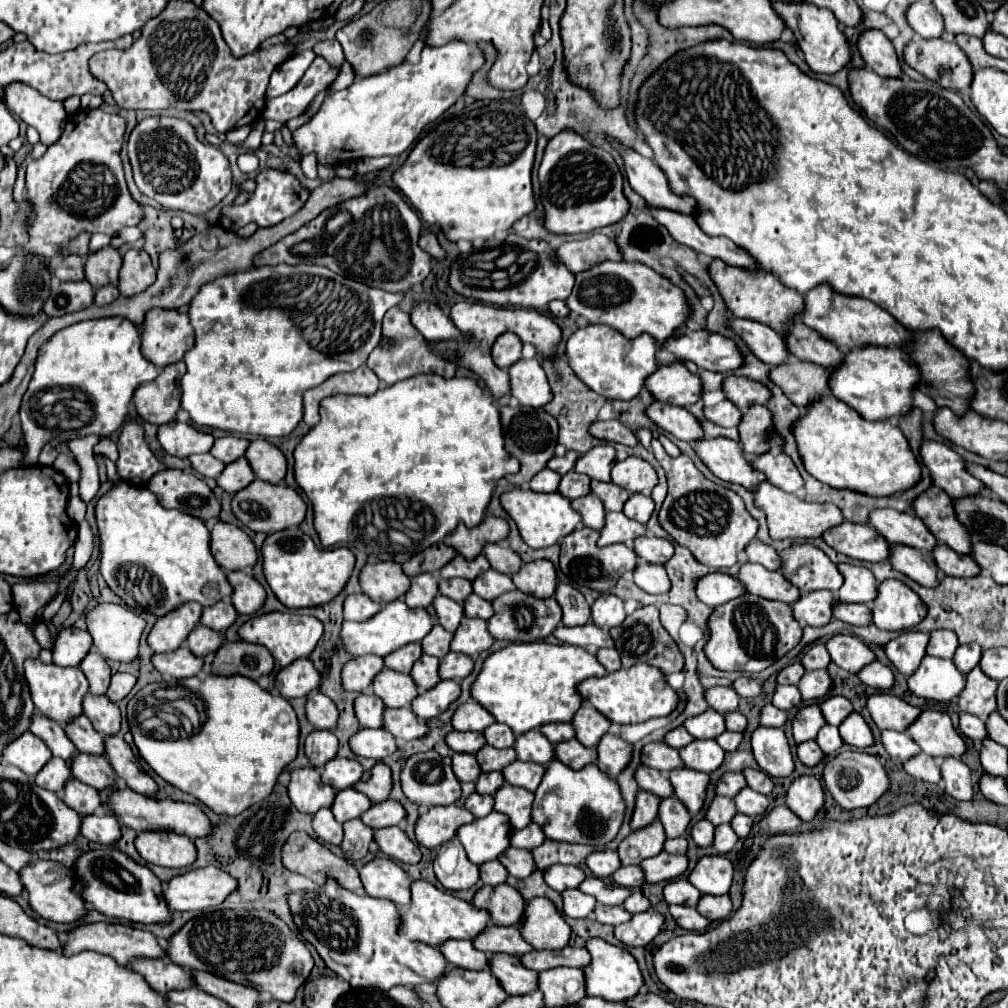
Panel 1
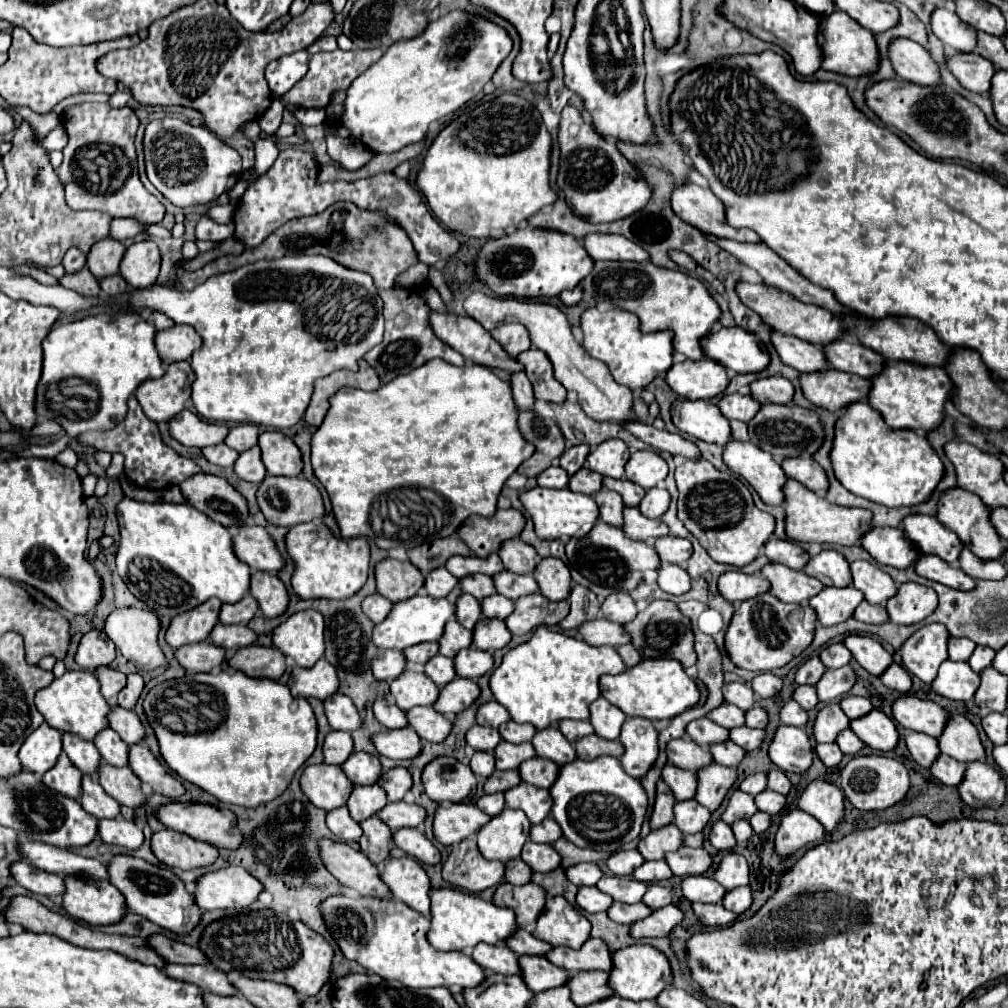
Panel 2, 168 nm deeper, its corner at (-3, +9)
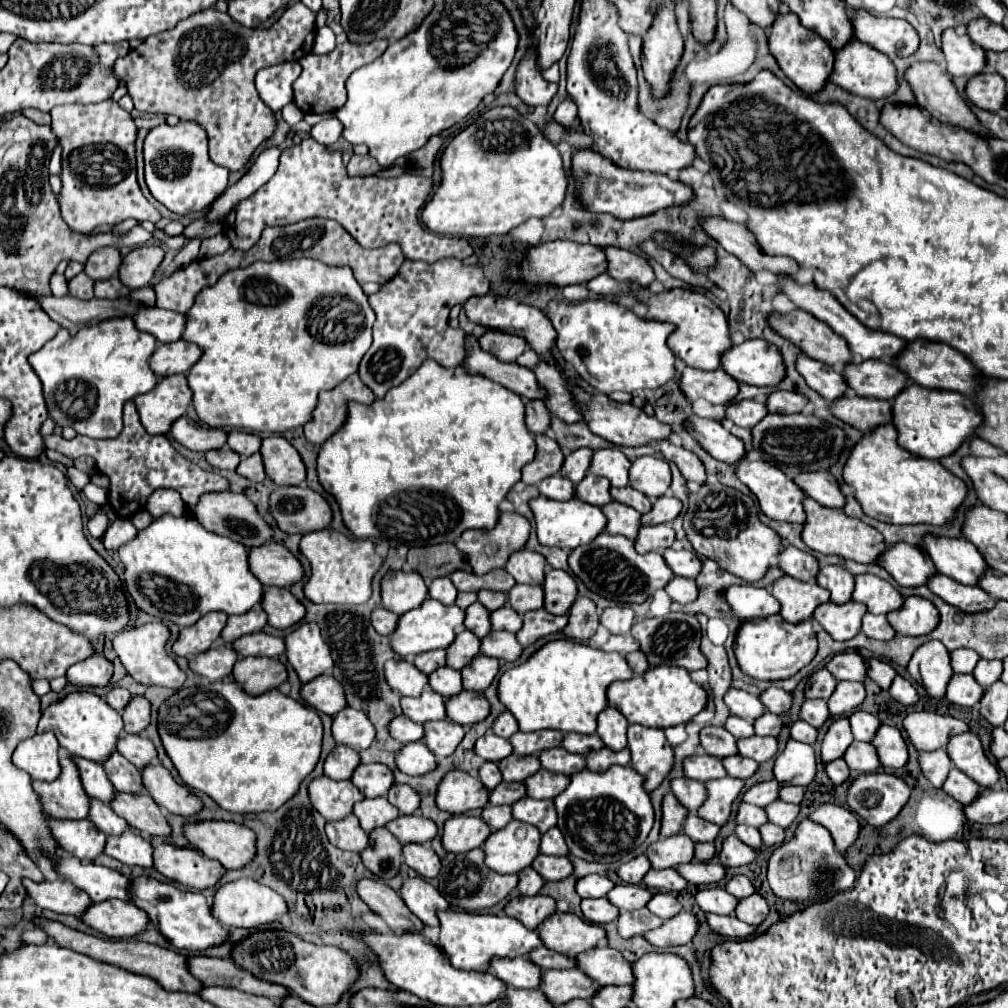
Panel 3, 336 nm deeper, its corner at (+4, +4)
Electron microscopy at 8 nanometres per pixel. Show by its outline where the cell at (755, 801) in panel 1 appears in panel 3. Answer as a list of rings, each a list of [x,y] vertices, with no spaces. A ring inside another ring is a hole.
[[[774,801],[770,805],[764,807],[768,821],[778,825],[778,827],[788,827],[790,823],[794,823],[794,819],[798,817],[800,807],[794,803],[784,803],[784,801]]]

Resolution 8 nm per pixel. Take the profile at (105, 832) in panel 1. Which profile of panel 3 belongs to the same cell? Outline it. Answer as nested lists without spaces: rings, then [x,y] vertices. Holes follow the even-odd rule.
[[[124,831],[122,835],[110,835],[106,839],[104,853],[126,863],[126,865],[140,865],[152,867],[152,845],[134,831]]]

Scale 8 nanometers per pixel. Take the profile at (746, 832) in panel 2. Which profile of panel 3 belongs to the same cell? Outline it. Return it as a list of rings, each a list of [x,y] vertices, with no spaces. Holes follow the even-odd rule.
[[[736,825],[736,837],[738,837],[738,839],[740,839],[742,843],[750,845],[752,849],[754,849],[754,847],[760,847],[760,845],[762,845],[760,833],[758,833],[758,829],[754,829],[754,827],[746,827],[746,825]]]

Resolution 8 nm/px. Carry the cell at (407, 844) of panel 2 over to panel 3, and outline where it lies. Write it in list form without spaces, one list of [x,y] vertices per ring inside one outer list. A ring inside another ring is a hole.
[[[408,843],[402,847],[402,857],[408,867],[420,873],[424,879],[432,879],[440,871],[440,859],[434,849],[426,849],[422,843]]]

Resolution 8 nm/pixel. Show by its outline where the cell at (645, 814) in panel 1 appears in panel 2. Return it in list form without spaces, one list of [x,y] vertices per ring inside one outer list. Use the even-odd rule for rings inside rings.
[[[661,780],[657,784],[657,800],[655,800],[655,808],[651,814],[651,828],[661,828],[667,824],[673,824],[673,804],[675,804],[675,796],[671,792],[669,786],[665,786],[665,782]]]

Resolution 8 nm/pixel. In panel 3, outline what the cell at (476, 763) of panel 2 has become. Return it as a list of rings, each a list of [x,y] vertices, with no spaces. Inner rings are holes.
[[[486,761],[486,763],[478,769],[478,777],[480,777],[480,781],[482,781],[488,789],[494,789],[494,787],[502,781],[502,775],[500,775],[500,771],[498,771],[498,765],[496,765],[496,763],[490,763],[490,761]]]

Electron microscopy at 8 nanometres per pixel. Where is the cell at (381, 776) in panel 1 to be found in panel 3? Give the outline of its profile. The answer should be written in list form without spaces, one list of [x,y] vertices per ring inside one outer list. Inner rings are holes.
[[[394,783],[394,787],[390,787],[388,791],[388,801],[398,807],[398,811],[402,811],[402,815],[412,815],[418,811],[418,805],[420,805],[420,797],[418,793],[408,787],[408,785],[402,785],[402,783]]]

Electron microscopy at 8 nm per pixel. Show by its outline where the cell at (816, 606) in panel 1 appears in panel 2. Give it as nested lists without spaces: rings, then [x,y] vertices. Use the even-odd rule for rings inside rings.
[[[847,586],[847,588],[825,588],[821,590],[821,594],[813,596],[809,604],[817,612],[817,618],[823,626],[835,626],[847,622],[863,600],[865,596],[857,588]]]

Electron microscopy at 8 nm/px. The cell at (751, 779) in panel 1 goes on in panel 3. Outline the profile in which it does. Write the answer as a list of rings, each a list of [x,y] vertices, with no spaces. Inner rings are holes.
[[[782,785],[778,791],[778,799],[786,803],[800,803],[804,795],[804,787],[792,787],[792,785]]]

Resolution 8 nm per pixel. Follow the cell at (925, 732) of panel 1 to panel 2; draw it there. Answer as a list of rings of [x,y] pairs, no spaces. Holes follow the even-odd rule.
[[[955,714],[949,720],[949,726],[945,726],[939,738],[939,746],[943,754],[959,762],[985,760],[985,748],[979,740],[977,728],[965,716],[959,716],[959,714]]]

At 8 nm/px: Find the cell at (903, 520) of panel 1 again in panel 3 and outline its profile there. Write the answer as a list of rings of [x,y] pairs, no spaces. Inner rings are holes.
[[[928,533],[924,535],[922,543],[936,571],[962,585],[976,585],[978,577],[988,567],[978,549],[966,539],[950,539]]]

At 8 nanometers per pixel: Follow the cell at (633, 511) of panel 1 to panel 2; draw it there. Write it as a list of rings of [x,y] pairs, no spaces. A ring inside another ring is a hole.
[[[655,486],[653,490],[647,490],[645,498],[641,500],[639,510],[647,518],[661,518],[669,510],[669,504],[671,504],[671,496],[669,496],[667,488]]]

